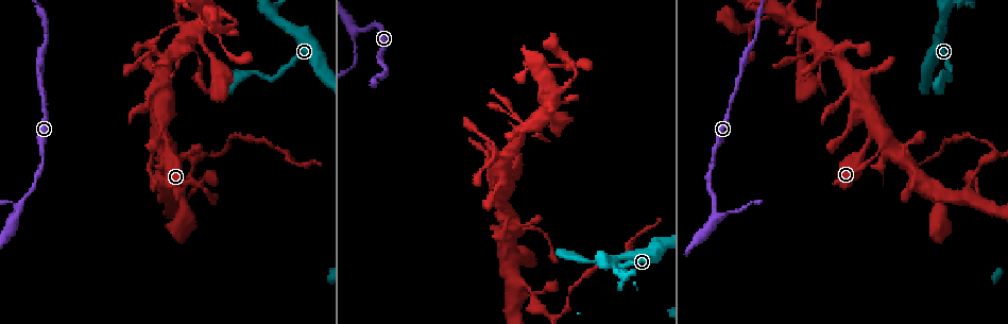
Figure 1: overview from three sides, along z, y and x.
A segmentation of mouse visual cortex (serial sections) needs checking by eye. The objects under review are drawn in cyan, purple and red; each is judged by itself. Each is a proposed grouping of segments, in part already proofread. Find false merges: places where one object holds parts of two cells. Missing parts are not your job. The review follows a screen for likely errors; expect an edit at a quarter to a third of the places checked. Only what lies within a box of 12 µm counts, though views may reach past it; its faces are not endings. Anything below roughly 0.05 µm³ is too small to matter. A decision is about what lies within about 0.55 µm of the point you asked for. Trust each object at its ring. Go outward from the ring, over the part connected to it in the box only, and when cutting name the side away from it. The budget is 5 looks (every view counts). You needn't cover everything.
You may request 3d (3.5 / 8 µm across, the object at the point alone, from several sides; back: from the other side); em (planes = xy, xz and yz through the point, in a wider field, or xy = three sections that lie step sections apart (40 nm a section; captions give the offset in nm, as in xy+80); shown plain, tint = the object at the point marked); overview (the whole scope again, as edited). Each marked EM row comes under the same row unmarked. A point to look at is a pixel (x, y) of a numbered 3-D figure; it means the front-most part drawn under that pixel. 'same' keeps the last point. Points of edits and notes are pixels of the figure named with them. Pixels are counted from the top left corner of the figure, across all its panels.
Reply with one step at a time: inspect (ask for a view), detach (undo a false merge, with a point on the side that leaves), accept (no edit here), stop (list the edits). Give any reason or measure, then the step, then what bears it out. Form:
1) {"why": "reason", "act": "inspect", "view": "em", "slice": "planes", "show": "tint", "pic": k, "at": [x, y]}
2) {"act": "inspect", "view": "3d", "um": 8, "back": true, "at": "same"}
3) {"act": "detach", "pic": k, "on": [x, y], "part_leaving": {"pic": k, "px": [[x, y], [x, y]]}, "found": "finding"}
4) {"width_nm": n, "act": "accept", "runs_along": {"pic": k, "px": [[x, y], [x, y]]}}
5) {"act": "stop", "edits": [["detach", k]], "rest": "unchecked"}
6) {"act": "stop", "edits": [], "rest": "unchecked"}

{"why": "sharp bend", "act": "inspect", "view": "3d", "um": 3.5, "pic": 1, "at": [164, 134]}

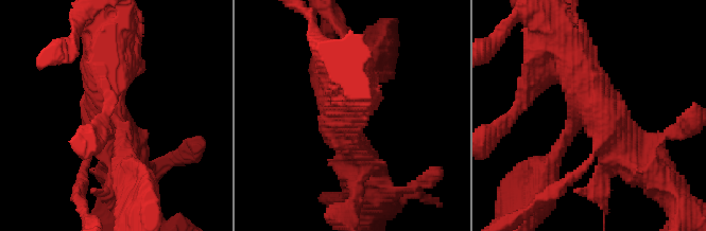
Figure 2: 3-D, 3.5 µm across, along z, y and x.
{"arm_widths_nm": [150, 200, 450, 600], "act": "accept", "runs_along": {"pic": 2, "px": [[128, 165], [103, 101], [113, 49]]}, "found": "all the same cell"}

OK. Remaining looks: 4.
{"why": "thin arm on a thick one", "act": "inspect", "view": "3d", "um": 8, "pic": 1, "at": [967, 191]}

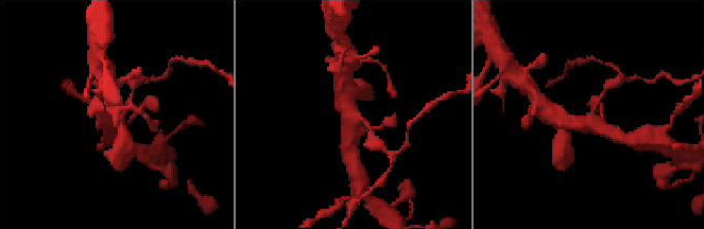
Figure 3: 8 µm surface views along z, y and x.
{"act": "inspect", "view": "3d", "um": 3.5, "pic": 3, "at": [120, 114]}

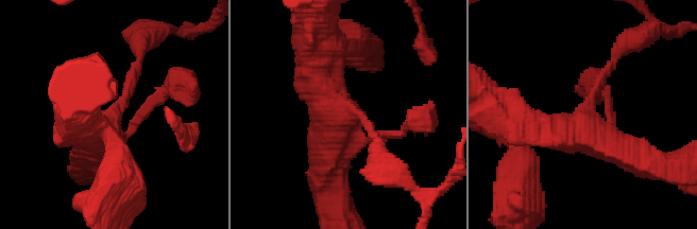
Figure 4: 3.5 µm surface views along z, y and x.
{"arms": 4, "arm_widths_nm": [150, 150, 450, 500], "act": "inspect", "view": "em", "slice": "xy", "step": 2, "show": "tint", "pic": 4, "at": [587, 114]}

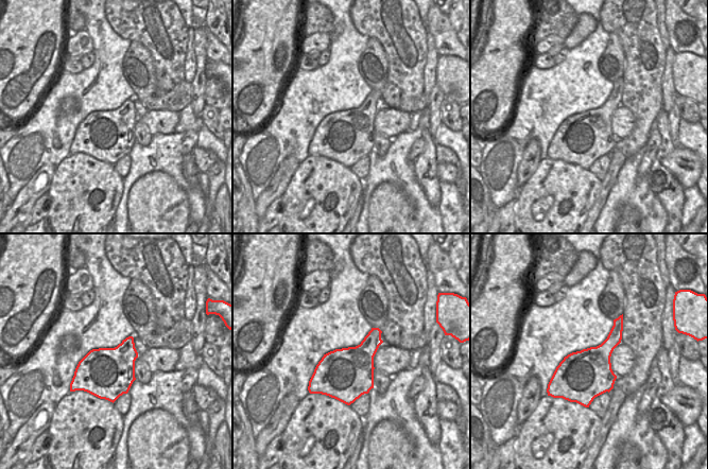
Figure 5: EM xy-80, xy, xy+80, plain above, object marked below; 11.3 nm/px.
{"act": "accept", "runs_along": {"pic": 4, "px": [[524, 124], [584, 127], [644, 160]]}, "found": "all the same cell"}

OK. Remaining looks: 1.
{"act": "stop", "edits": [], "rest": "unchecked"}

